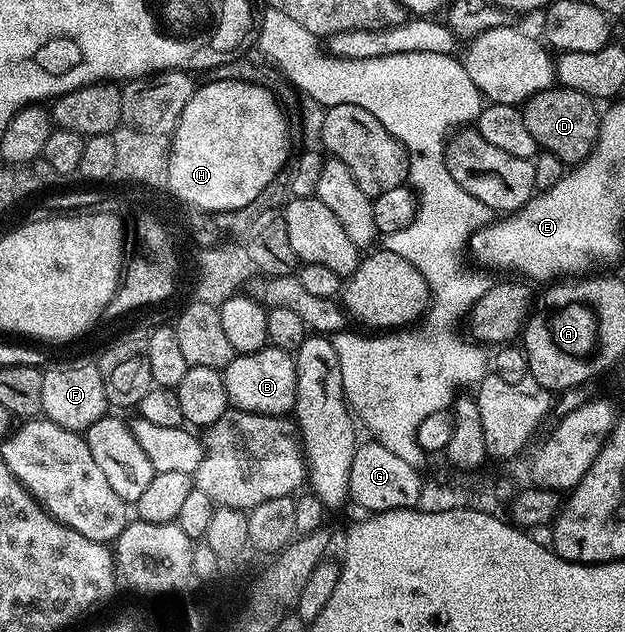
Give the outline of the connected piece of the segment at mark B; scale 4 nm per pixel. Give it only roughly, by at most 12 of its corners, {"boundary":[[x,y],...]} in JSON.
{"boundary":[[266,345],[234,354],[221,376],[236,410],[283,416],[297,361]]}

